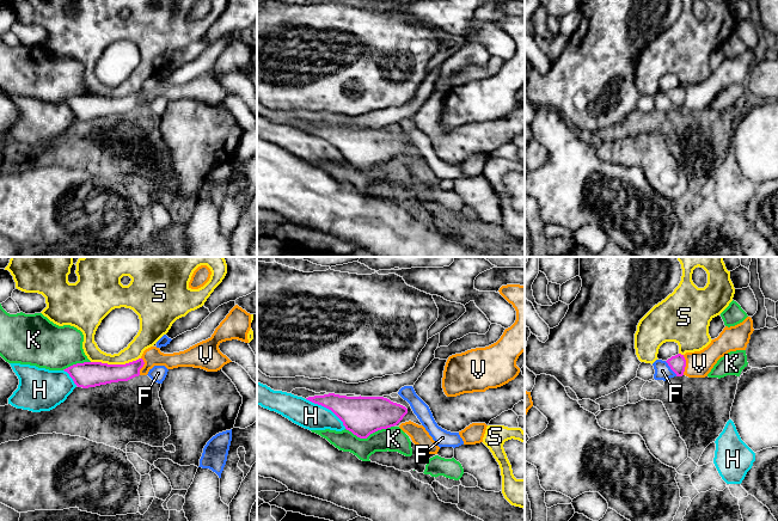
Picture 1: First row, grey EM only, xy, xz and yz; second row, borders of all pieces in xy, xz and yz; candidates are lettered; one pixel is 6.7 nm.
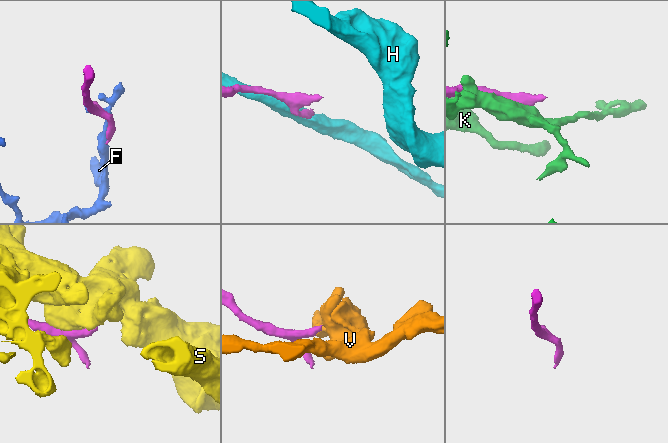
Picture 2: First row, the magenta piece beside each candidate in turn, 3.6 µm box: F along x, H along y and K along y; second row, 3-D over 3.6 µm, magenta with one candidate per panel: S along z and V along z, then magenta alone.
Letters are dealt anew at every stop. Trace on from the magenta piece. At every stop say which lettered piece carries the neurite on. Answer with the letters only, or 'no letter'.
no letter

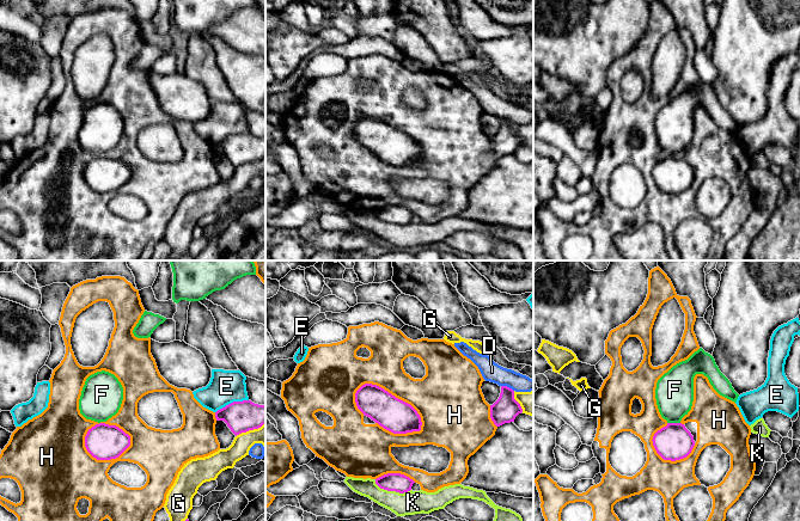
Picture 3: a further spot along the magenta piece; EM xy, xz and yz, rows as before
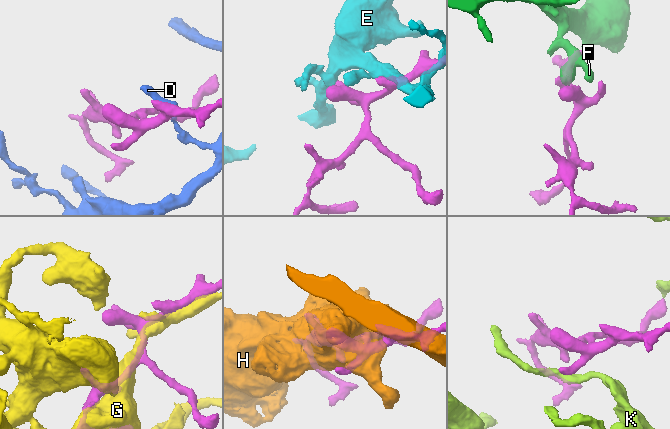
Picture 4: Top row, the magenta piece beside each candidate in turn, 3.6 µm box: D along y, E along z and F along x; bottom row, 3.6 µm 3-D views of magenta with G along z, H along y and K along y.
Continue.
F

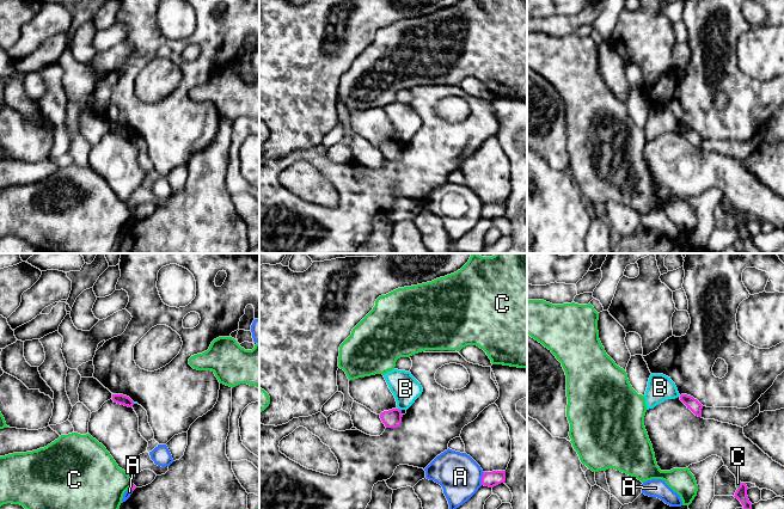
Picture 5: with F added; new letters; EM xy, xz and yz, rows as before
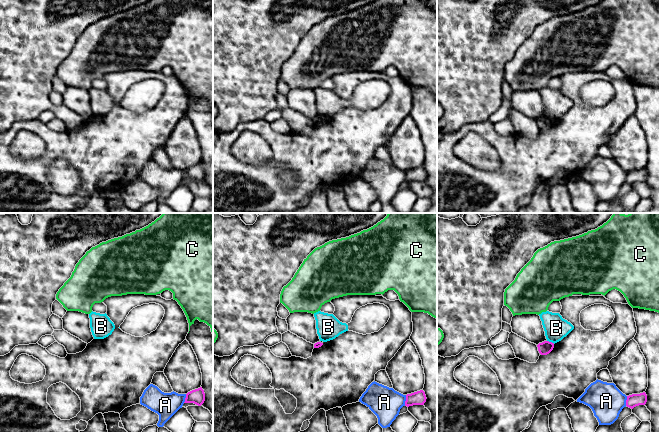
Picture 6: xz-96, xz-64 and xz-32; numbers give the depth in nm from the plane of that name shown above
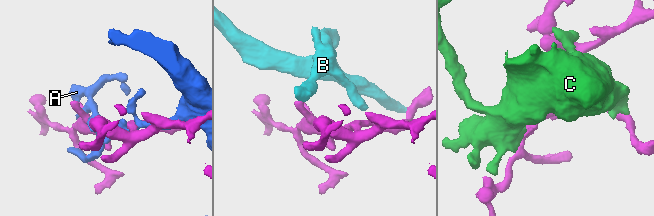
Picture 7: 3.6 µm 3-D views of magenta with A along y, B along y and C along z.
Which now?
no letter

